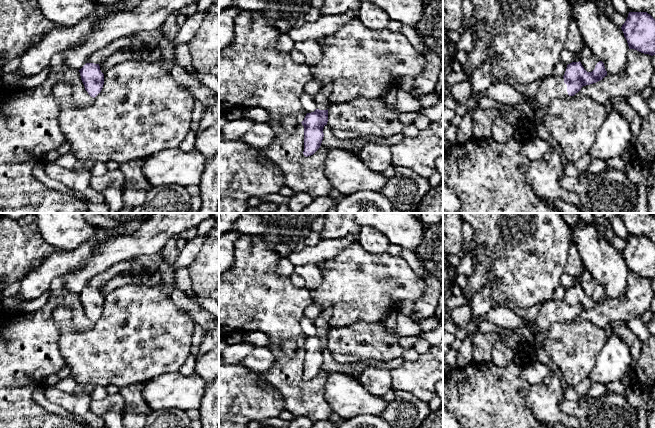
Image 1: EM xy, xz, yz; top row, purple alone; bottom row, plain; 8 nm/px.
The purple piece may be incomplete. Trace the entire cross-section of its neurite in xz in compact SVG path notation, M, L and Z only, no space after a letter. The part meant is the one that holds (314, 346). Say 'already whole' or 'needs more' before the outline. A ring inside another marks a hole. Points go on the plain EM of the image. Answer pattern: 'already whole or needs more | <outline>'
needs more | M331 309L321 311L315 321L317 333L307 337L301 346L304 350L304 380L313 379L321 370L324 357L323 352L328 346L328 330Z

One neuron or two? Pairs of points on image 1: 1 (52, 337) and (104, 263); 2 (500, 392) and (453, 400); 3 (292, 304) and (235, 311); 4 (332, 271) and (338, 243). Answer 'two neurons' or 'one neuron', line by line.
1: two neurons
2: one neuron
3: one neuron
4: two neurons

